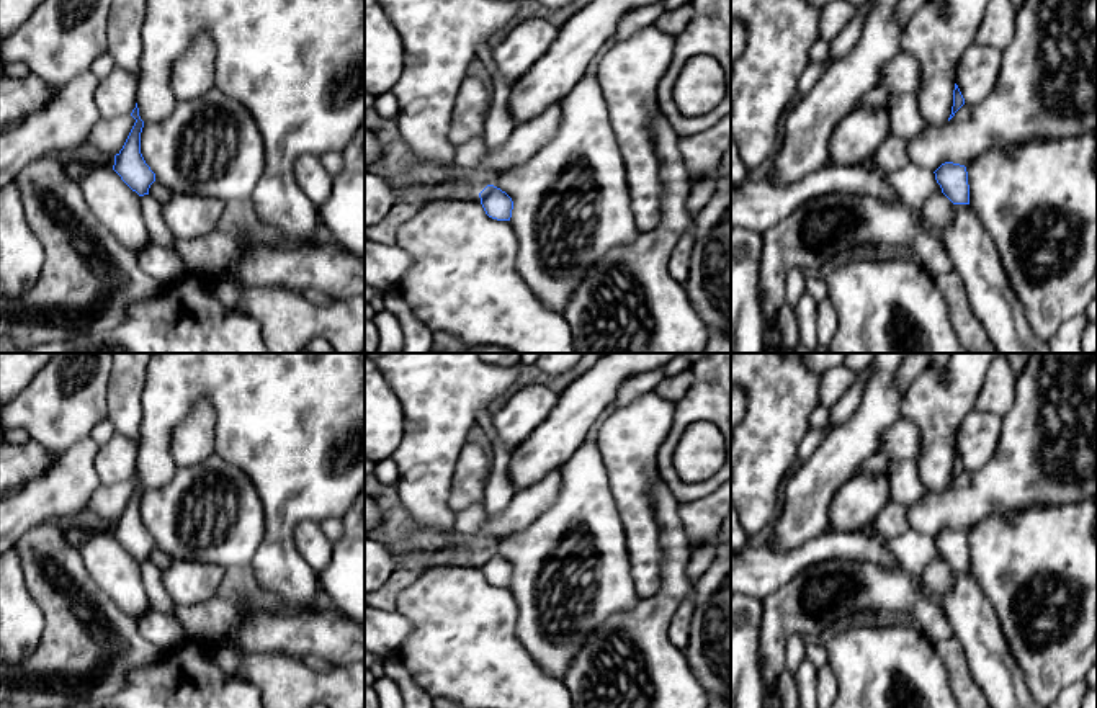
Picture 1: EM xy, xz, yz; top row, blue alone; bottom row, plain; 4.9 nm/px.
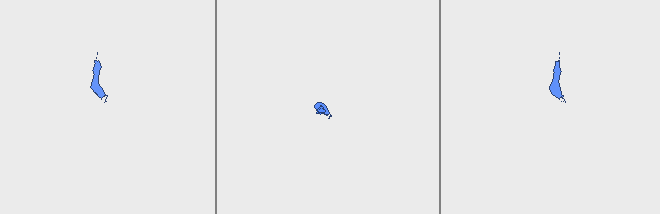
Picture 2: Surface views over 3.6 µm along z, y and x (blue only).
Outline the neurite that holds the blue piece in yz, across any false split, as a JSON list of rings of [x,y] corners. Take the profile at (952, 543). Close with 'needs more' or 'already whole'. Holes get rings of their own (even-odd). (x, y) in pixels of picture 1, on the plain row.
[[[945,528],[934,540],[942,559],[953,571],[969,571],[969,551],[965,531]]] | already whole

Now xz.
[[[487,551],[481,559],[481,571],[486,580],[497,587],[510,587],[513,567],[512,564],[494,551]]] | already whole

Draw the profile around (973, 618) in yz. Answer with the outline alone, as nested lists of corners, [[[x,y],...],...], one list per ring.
[[[953,571],[955,582],[935,602],[947,613],[991,708],[1043,708],[1028,693],[1009,651],[996,610],[969,571]]]

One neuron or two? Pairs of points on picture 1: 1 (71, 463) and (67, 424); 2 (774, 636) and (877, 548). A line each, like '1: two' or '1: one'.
1: two
2: two

